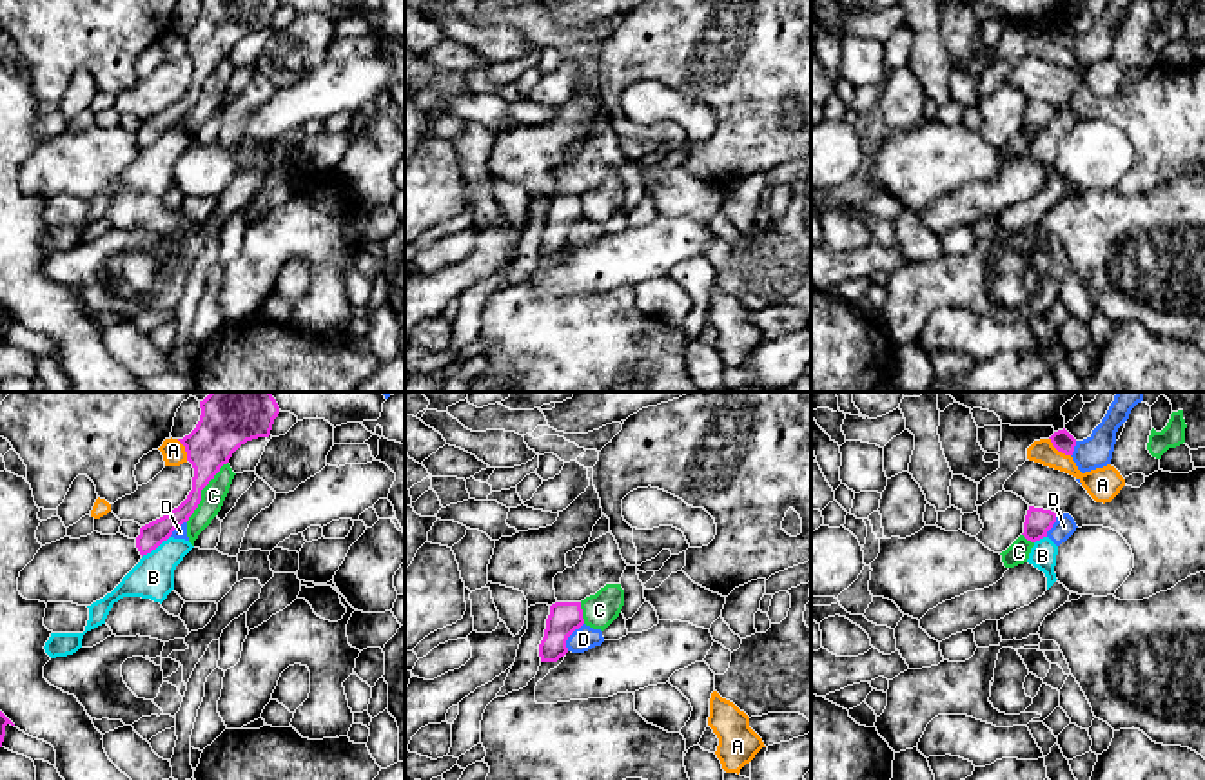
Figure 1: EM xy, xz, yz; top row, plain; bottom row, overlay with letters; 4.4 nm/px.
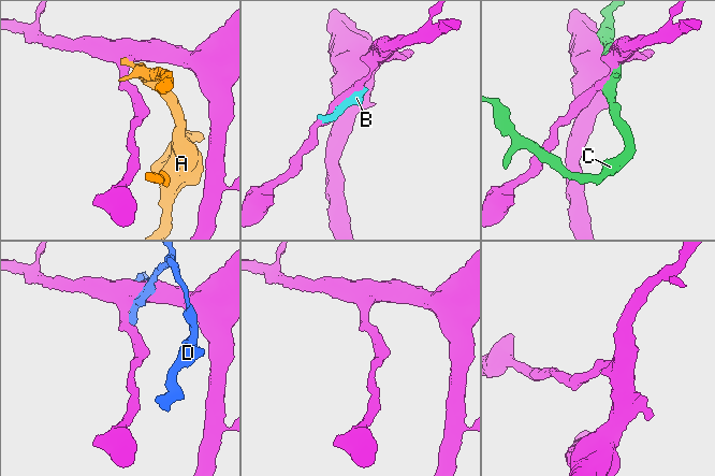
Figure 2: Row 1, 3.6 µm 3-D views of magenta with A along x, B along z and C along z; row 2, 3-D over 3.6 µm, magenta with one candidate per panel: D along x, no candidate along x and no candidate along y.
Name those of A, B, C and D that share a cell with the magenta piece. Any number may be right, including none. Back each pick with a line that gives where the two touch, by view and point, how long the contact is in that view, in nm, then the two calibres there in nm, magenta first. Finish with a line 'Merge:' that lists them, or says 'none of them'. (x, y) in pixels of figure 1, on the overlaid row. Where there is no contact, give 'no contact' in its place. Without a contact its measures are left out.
Merge: none of them

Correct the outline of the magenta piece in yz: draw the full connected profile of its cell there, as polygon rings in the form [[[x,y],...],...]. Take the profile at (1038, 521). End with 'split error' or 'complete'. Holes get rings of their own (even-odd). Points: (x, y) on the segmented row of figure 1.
[[[1029,506],[1022,535],[1031,542],[1047,537],[1047,531],[1056,522],[1056,517],[1058,515],[1051,510]]]; complete

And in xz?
[[[555,602],[550,606],[544,637],[539,644],[541,662],[557,662],[568,653],[568,637],[584,624],[581,602]]]; complete

